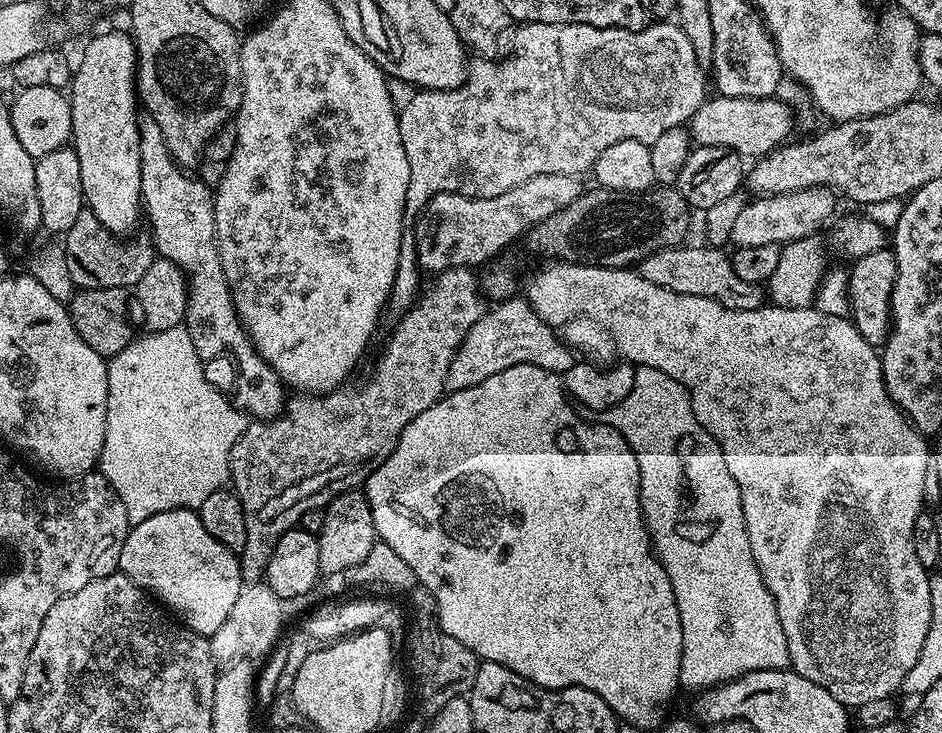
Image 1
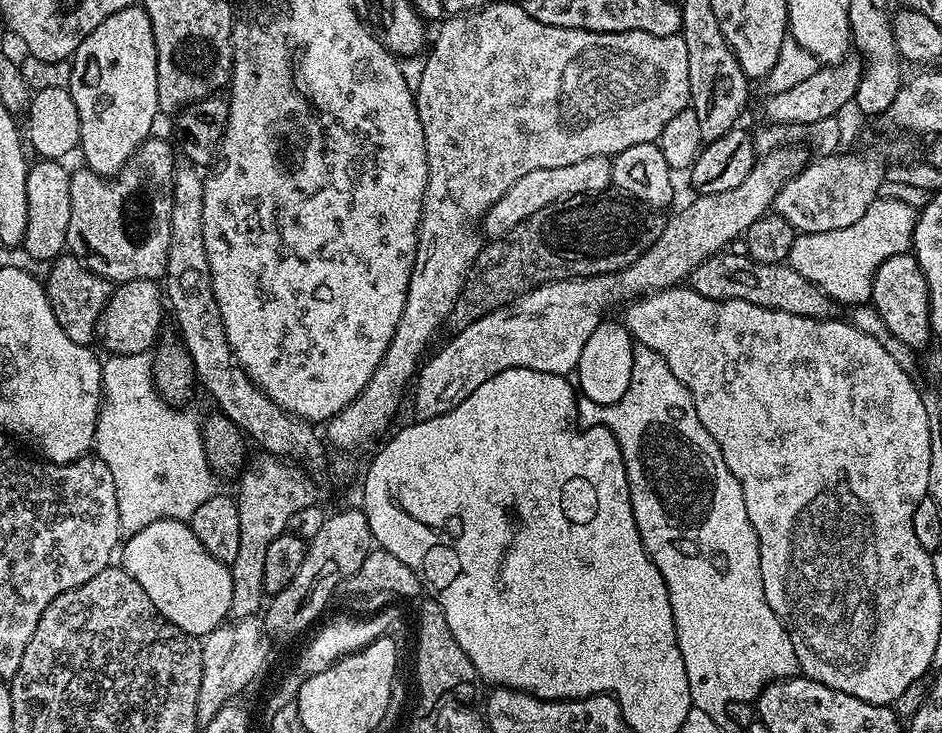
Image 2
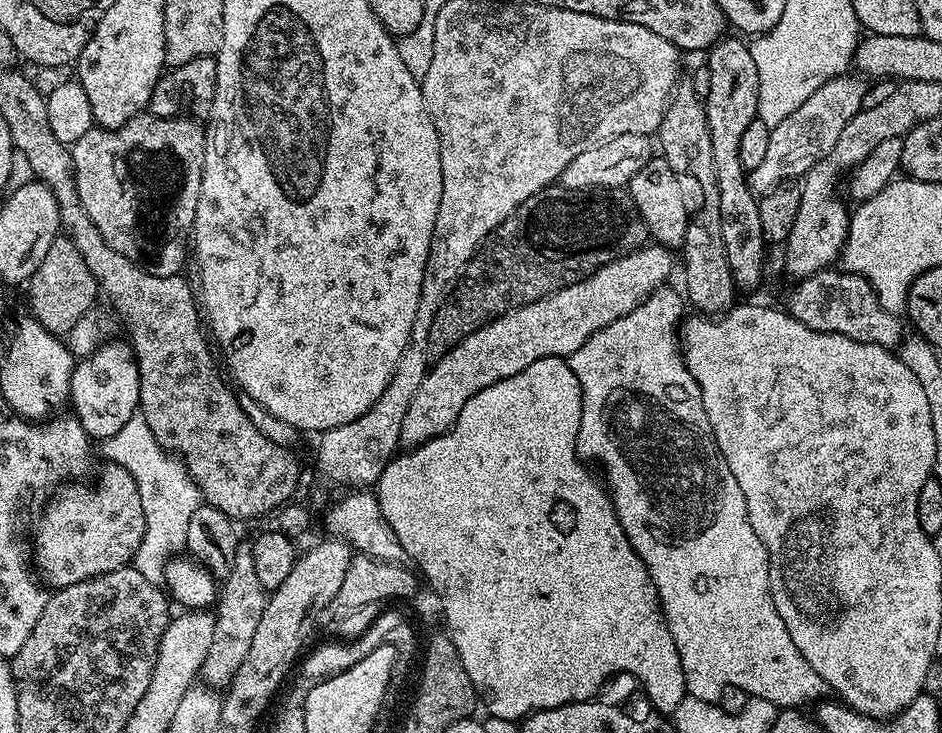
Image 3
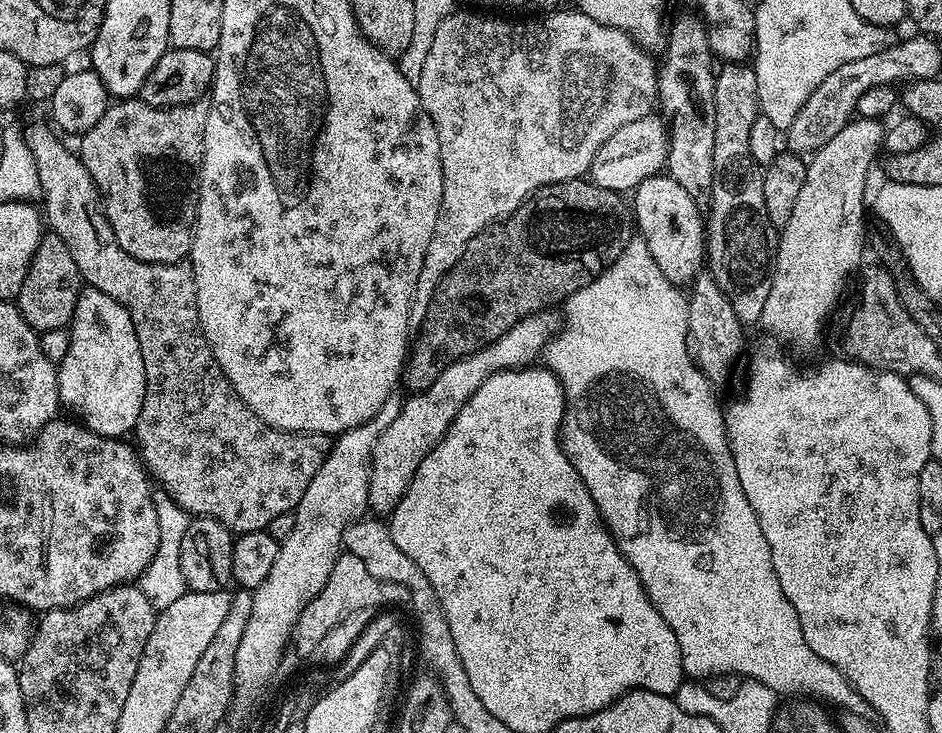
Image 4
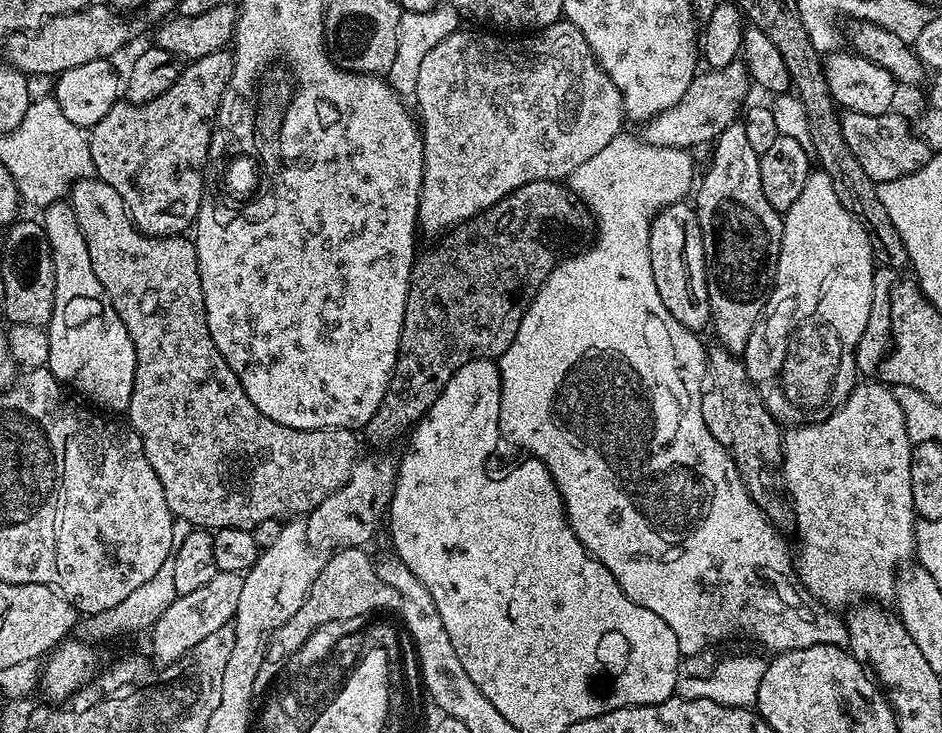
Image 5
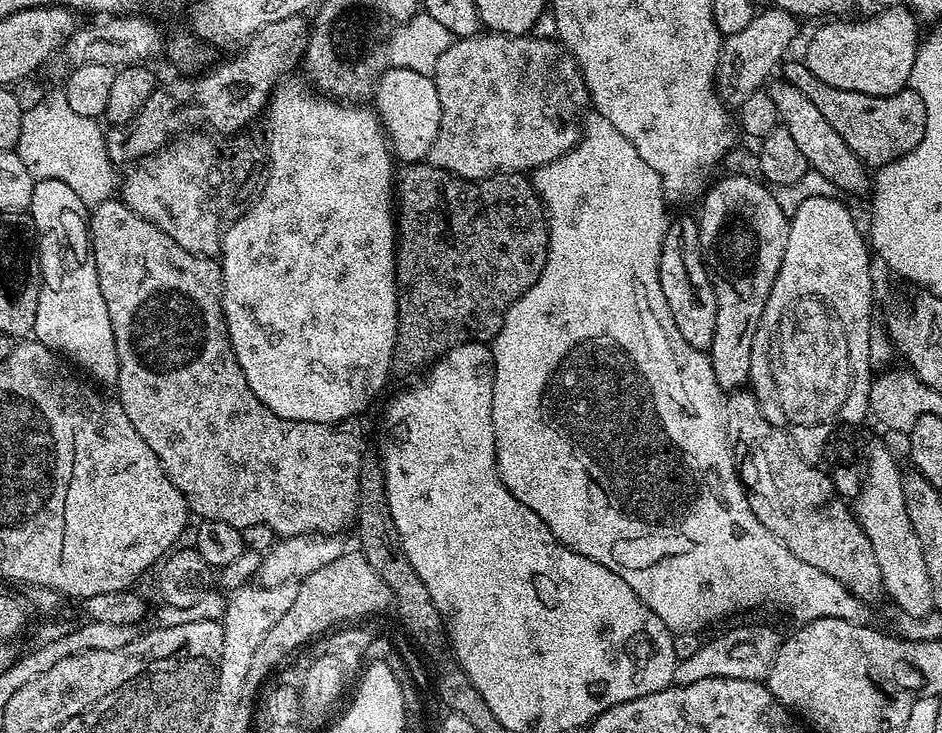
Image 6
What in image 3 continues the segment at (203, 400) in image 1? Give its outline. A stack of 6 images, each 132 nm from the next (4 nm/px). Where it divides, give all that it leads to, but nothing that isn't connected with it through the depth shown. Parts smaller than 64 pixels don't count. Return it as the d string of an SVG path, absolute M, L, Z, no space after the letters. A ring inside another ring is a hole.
M137 414L109 440L103 441L104 460L122 466L134 478L138 486L138 498L142 500L142 514L146 514L146 534L142 534L142 546L138 546L134 566L146 582L157 586L164 584L164 571L169 560L185 551L188 542L190 517L202 502L198 486L190 478L184 461L172 455L150 434L144 417Z

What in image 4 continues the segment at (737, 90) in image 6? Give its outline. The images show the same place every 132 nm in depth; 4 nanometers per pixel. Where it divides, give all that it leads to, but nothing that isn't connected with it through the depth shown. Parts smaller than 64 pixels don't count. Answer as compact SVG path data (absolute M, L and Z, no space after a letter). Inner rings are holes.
M656 114L626 122L626 126L614 130L614 134L610 134L606 142L602 142L598 154L594 154L590 169L592 183L621 194L631 193L643 180L657 175L665 167L669 135L665 121Z

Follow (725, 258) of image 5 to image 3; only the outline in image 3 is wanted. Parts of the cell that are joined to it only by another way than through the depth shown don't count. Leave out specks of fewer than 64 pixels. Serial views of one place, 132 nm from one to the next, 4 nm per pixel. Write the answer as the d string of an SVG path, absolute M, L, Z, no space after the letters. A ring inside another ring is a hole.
M722 38L707 49L708 100L703 101L708 119L710 150L714 154L716 185L720 195L722 214L722 242L726 242L726 258L737 289L756 288L764 276L764 248L760 202L757 193L748 184L748 173L740 161L742 130L757 119L758 66L754 66L751 47L743 39ZM743 42L745 44L743 44Z

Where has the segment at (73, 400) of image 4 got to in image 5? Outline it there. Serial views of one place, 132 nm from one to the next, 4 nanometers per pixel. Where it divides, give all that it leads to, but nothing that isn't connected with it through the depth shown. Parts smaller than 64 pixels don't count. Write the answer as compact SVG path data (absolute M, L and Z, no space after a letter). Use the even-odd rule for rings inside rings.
M57 203L55 210L56 216L46 217L42 228L50 242L55 270L55 309L52 312L51 322L46 328L50 342L50 358L46 361L46 366L56 380L71 389L73 393L81 392L86 399L93 400L97 404L95 405L97 409L109 408L112 412L123 413L134 390L134 371L130 370L128 331L116 311L112 309L112 305L108 303L102 282L98 282L98 274L94 274L94 266L90 266L90 252L86 250L82 230L78 230L78 218L74 218L71 203Z

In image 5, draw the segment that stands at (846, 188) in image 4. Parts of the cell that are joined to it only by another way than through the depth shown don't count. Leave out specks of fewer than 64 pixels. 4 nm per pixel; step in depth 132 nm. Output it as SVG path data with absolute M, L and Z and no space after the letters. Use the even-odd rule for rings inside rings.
M823 170L809 175L802 194L782 219L784 233L772 286L742 359L748 377L775 420L784 426L818 424L835 414L857 386L856 347L870 318L874 257L867 230L838 202L838 194L834 194L834 186L830 186L830 178Z

